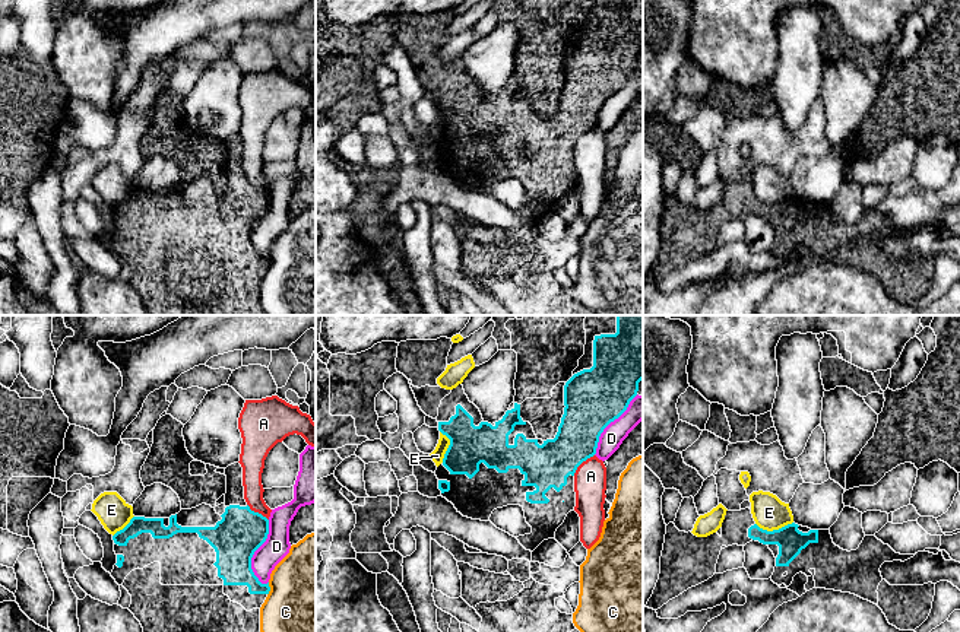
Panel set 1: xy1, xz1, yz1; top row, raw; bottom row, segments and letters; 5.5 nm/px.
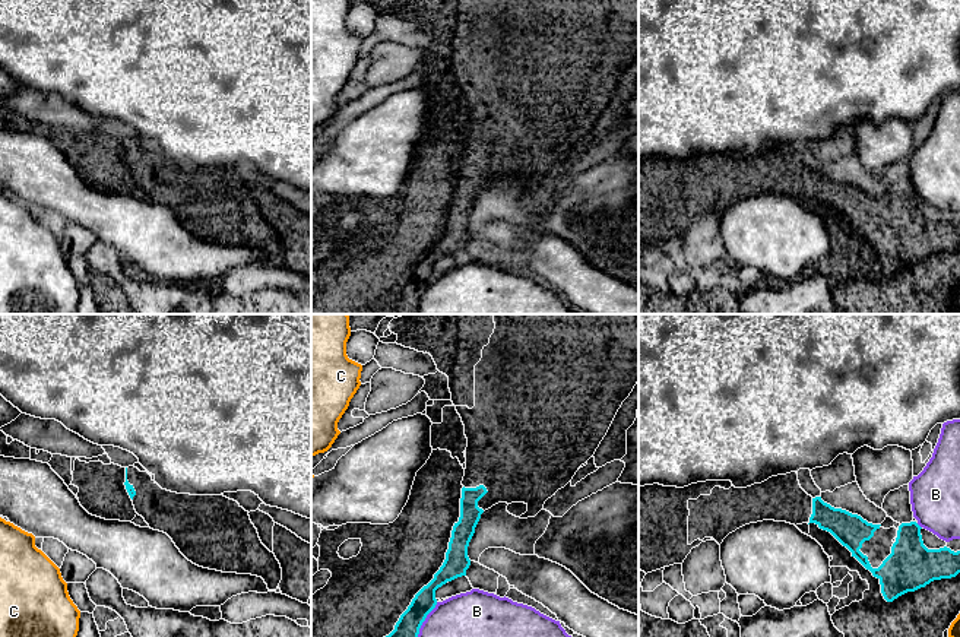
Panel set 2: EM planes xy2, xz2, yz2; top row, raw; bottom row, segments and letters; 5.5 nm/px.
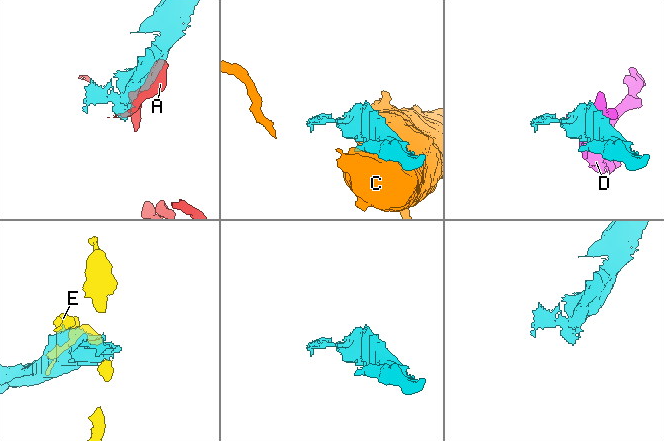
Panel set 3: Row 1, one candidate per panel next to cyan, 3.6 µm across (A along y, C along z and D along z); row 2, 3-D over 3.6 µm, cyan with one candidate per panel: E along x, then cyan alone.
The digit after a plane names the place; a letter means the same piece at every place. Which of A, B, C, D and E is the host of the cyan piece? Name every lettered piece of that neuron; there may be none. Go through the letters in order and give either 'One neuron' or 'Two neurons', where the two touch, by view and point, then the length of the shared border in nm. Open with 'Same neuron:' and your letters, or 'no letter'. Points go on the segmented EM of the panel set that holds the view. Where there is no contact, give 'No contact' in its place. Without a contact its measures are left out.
Same neuron: no letter
A: Two neurons. Touches cyan at xz1 (582, 461). Shared border 170 nm
B: Two neurons. Touches cyan at xz2 (424, 620). Shared border 220 nm
C: Two neurons. Touches cyan at xy1 (269, 588). Shared border 70 nm
D: Two neurons. Touches cyan at xy1 (254, 550). Shared border 360 nm
E: Two neurons. Touches cyan at yz1 (773, 530). Shared border 200 nm

